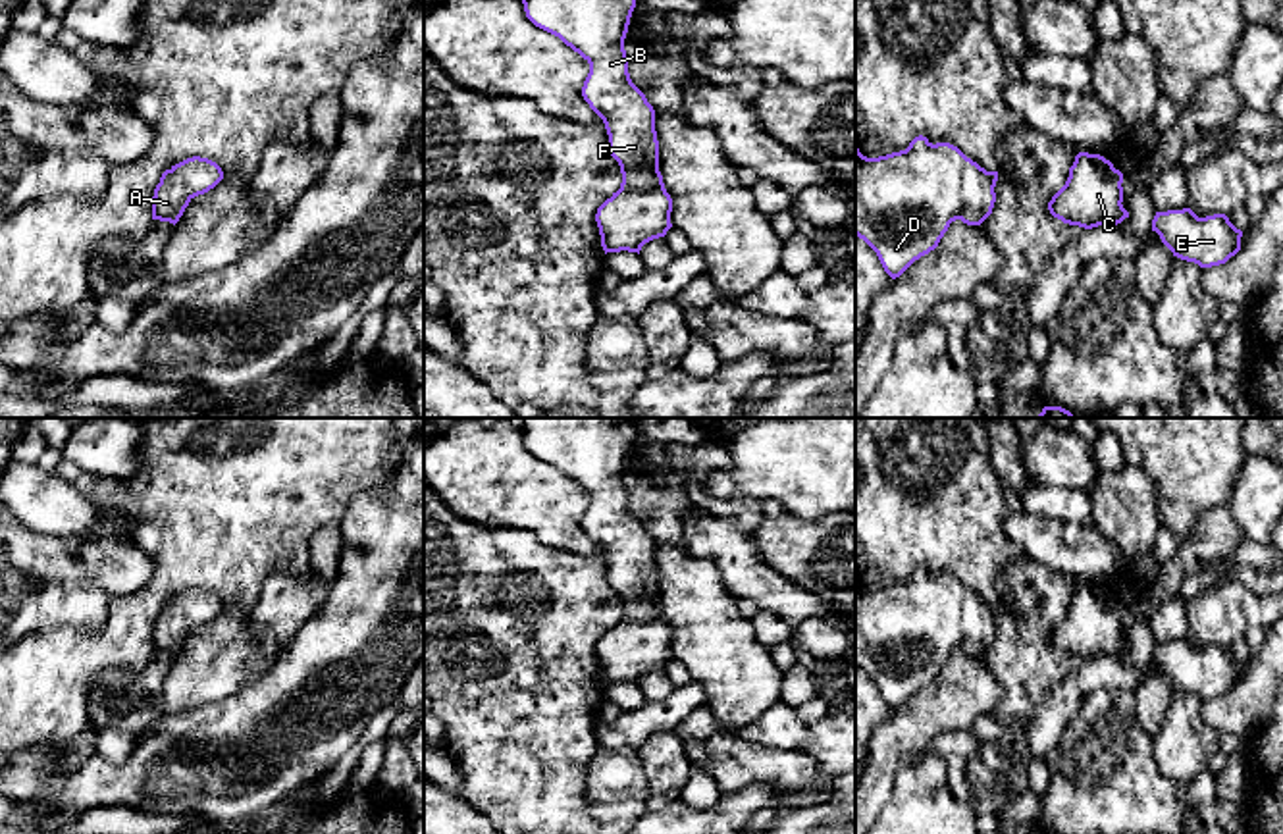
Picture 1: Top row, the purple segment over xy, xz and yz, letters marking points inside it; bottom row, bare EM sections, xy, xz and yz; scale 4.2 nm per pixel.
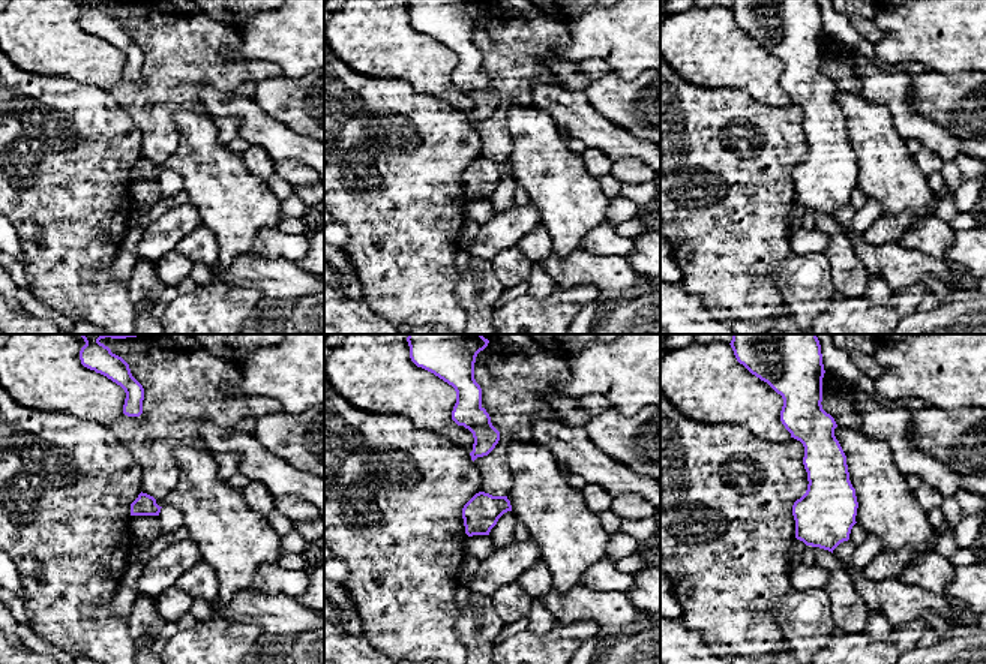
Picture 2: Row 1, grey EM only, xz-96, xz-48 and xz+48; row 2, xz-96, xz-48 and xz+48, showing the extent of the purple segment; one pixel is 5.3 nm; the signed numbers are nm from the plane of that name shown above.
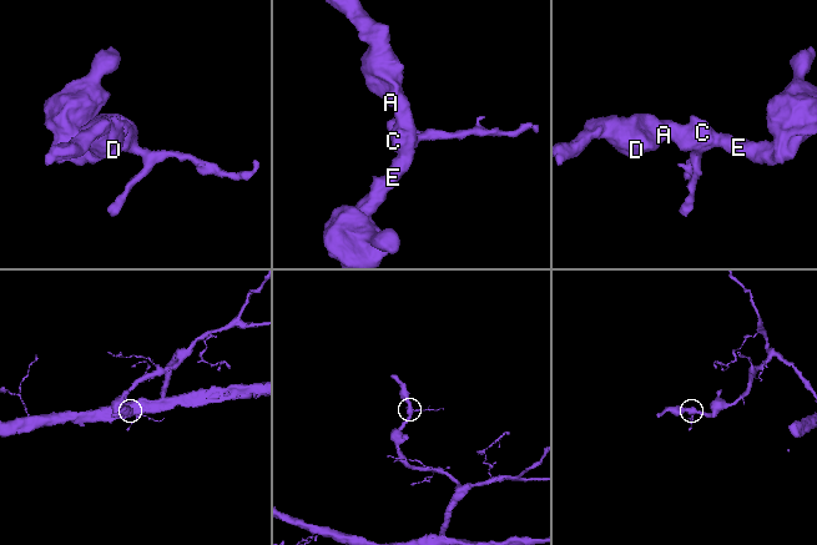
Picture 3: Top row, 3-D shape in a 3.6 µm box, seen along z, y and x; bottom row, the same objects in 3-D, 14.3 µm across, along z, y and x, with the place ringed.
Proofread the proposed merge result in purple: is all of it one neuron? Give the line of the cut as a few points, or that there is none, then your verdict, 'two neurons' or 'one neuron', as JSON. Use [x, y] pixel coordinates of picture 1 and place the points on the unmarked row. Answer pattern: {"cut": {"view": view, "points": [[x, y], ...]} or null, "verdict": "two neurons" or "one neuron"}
{"cut": null, "verdict": "one neuron"}

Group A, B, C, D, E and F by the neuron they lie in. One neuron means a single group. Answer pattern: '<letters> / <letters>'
A B C D E F

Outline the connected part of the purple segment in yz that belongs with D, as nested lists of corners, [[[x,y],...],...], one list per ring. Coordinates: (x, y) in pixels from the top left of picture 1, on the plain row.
[[[915,568],[905,582],[867,589],[855,578],[855,666],[896,711],[915,691],[934,682],[950,655],[981,657],[994,639],[998,603],[986,603],[950,574]]]

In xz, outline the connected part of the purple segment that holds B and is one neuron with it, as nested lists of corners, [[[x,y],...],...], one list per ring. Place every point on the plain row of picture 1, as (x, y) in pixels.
[[[522,418],[520,430],[526,449],[536,458],[559,468],[589,495],[582,528],[603,551],[609,566],[609,584],[622,605],[620,620],[595,645],[601,678],[605,686],[620,682],[640,686],[645,674],[665,668],[672,659],[672,630],[659,603],[655,541],[628,505],[624,470],[636,439],[636,428],[624,418]]]

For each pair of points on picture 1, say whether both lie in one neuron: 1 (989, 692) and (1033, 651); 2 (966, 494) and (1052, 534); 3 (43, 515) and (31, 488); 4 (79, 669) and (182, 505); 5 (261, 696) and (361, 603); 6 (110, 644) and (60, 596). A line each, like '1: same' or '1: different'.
1: different
2: different
3: same
4: same
5: same
6: different

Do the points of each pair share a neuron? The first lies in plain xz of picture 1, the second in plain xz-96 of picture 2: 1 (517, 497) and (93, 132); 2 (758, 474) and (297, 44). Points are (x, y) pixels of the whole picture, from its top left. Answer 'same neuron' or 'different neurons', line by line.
1: different neurons
2: same neuron

